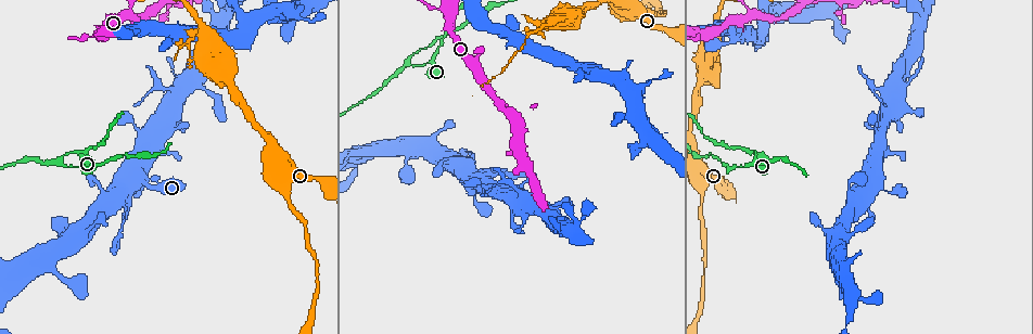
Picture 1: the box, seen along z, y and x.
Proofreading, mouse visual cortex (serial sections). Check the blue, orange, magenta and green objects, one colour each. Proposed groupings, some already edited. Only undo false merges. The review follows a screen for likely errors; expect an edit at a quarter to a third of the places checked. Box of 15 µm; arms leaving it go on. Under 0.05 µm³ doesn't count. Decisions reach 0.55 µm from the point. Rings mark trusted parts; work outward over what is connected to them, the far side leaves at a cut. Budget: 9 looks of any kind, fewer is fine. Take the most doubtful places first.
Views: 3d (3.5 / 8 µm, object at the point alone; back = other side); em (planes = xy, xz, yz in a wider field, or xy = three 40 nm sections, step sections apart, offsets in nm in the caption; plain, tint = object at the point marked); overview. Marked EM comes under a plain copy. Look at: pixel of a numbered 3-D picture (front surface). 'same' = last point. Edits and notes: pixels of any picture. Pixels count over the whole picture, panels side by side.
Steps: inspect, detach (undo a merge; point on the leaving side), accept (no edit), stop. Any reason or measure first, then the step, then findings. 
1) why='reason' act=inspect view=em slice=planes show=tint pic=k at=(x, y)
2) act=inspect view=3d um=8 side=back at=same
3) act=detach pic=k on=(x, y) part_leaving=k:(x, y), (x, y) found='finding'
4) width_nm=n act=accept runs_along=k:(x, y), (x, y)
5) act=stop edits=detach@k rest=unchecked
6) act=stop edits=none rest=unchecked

why='narrows sharply' act=inspect view=3d um=8 side=back pic=1 at=(755, 159)

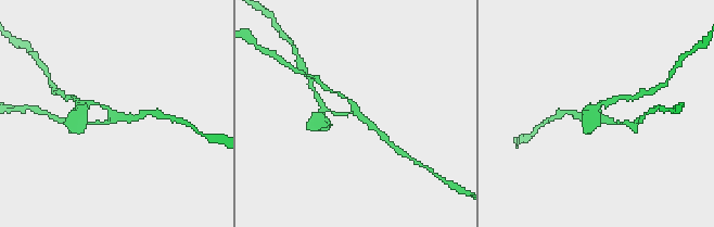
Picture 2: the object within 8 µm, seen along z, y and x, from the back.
act=inspect view=3d um=3.5 pic=2 at=(604, 116)

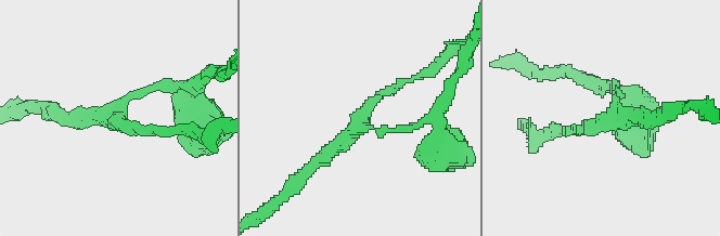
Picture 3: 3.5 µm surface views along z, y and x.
why='shape alone is not enough' act=inspect view=em slice=planes show=tint pic=3 at=(613, 112)

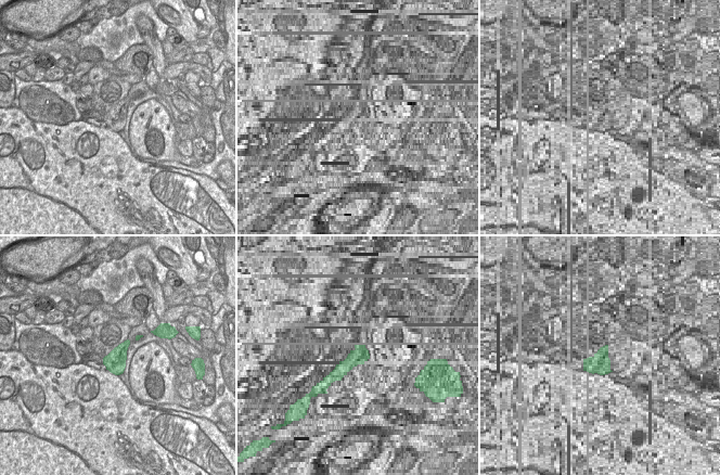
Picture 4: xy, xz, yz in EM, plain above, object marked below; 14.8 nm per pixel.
act=accept runs_along=3:(607, 84), (618, 94), (605, 121), (568, 131) found='continuous, no second cell'

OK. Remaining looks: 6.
why='calibre changes' act=inspect view=3d um=3.5 pic=1 at=(700, 190)

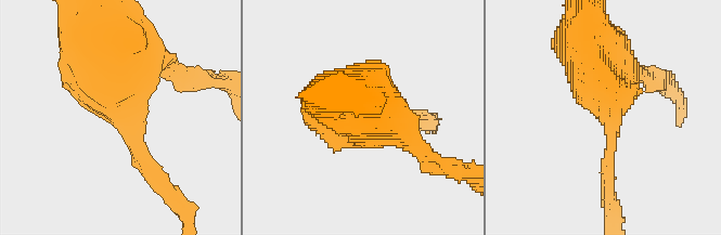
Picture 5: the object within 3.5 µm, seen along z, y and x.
why='need the tissue' act=inspect view=em slice=planes show=tint pic=5 at=(607, 110)

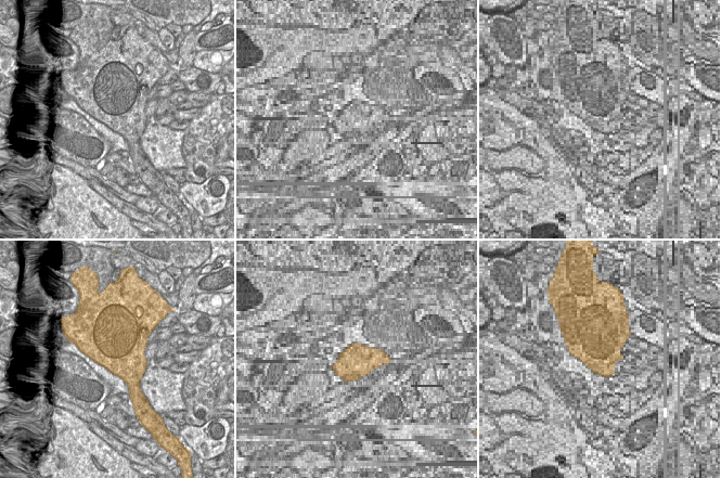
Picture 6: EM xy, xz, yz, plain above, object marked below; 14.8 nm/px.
width_nm=800 act=accept runs_along=5:(143, 59), (114, 102), (154, 174) found='continuous, no second cell'

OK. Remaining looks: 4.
why='sudden change in width' act=inspect view=3d um=3.5 side=back pic=1 at=(546, 19)

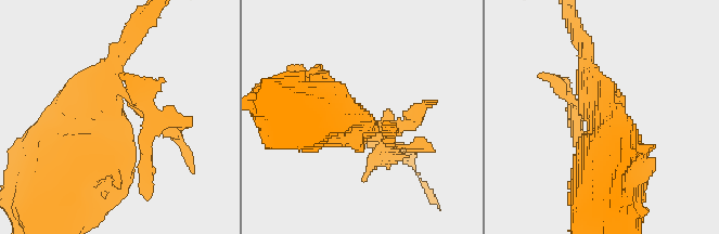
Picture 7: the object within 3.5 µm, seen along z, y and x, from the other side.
why='need the tissue' act=inspect view=em slice=planes show=tint pic=7 at=(123, 107)

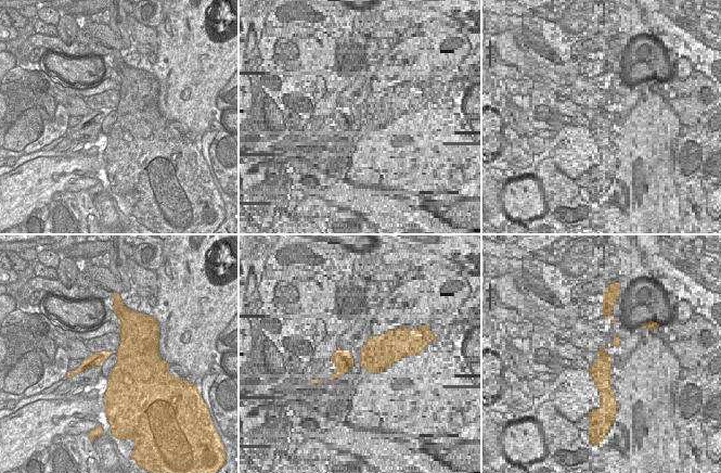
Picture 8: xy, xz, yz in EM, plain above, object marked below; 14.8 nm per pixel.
act=accept runs_along=7:(320, 115), (394, 129), (423, 107) found='all the same cell'

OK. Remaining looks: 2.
act=inspect view=3d um=3.5 pic=1 at=(701, 37)

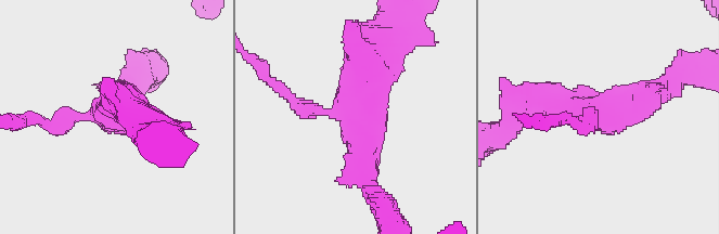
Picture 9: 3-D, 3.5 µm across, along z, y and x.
arms=3 arm_widths_nm=250,400,450 act=inspect view=em slice=planes show=tint pic=9 at=(345, 116)

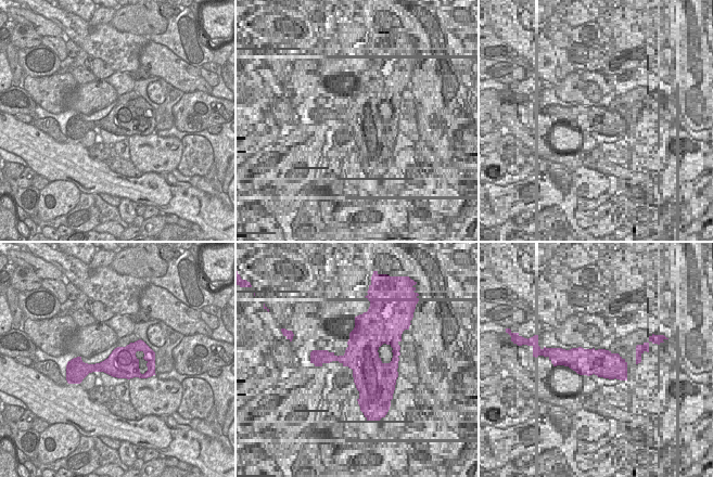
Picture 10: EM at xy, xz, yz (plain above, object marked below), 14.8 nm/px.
act=detach pic=9 on=(290, 98) part_leaving=9:(322, 112), (303, 109), (262, 73) found='a second cell is stuck on'

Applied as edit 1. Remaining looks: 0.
act=stop edits=detach@9 rest=unchecked

